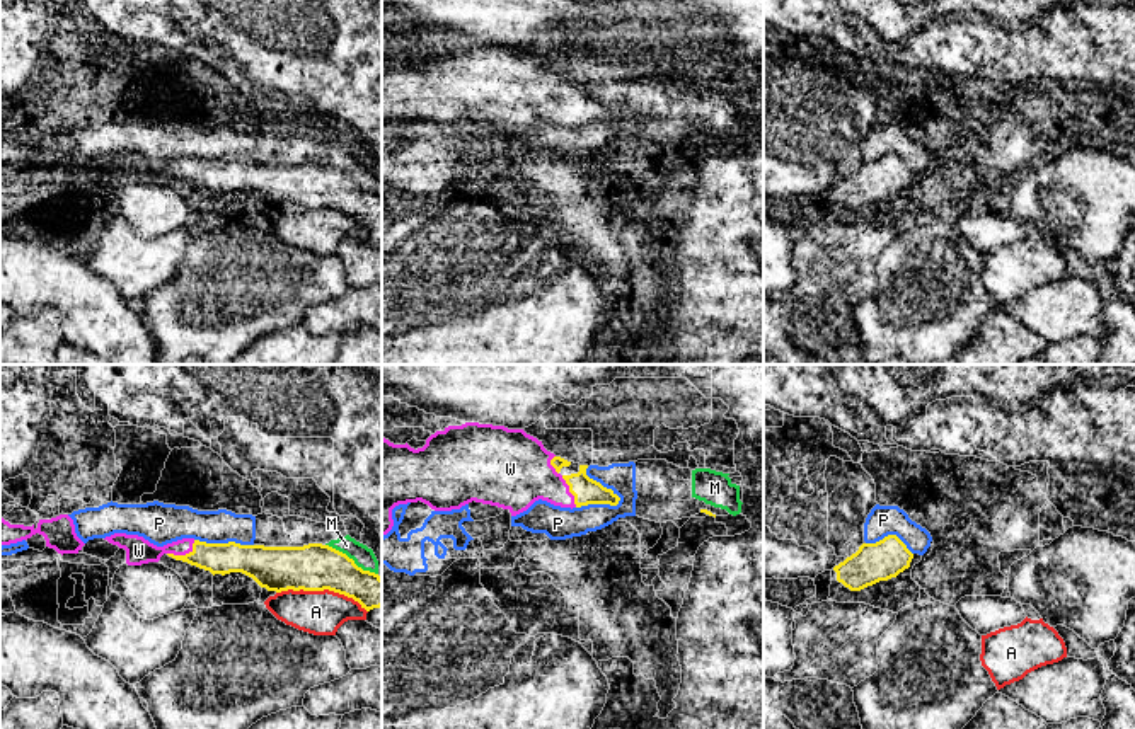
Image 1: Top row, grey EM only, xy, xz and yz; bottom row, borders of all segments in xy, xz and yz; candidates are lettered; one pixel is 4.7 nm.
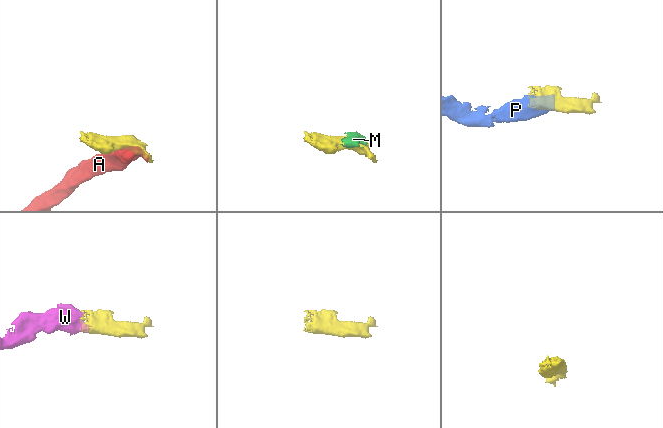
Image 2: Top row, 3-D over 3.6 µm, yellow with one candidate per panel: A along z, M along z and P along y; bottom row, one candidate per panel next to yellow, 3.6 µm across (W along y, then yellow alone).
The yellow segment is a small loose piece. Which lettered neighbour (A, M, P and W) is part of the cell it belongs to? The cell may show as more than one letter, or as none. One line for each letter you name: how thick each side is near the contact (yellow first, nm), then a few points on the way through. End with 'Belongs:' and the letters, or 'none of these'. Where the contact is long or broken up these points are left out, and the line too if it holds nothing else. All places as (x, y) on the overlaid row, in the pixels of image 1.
W: 140 nm thick on the yellow side, 130 nm on the other; runs through xy (229, 557), (183, 556), (138, 551)
Belongs: W

